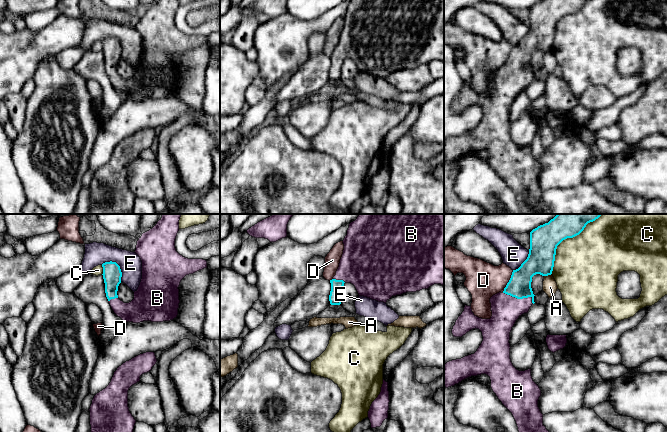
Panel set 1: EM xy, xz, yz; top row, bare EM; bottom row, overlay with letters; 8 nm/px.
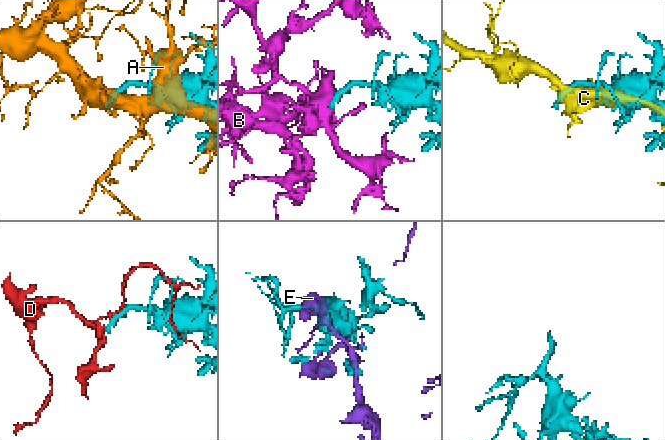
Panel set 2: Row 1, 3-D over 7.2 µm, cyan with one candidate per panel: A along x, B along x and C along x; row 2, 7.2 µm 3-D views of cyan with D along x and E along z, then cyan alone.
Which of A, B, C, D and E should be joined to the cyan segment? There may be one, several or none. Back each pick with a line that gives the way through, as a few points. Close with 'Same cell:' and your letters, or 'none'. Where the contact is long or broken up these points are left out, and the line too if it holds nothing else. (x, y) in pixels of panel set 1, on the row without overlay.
B: way yz (519, 62), (520, 74), (506, 85)
Same cell: B

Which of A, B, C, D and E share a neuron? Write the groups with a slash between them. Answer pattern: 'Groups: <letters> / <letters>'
Groups: A / B / C / D / E

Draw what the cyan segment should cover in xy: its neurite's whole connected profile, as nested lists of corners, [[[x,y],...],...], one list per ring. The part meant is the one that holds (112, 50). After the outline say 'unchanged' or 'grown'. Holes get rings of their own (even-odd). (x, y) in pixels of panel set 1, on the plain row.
[[[156,0],[142,10],[135,29],[142,37],[142,55],[134,75],[124,79],[118,74],[122,48],[116,38],[105,38],[105,69],[114,89],[125,99],[163,98],[177,93],[179,61],[189,50],[207,44],[203,35],[188,35],[175,24],[179,0]]]; grown

